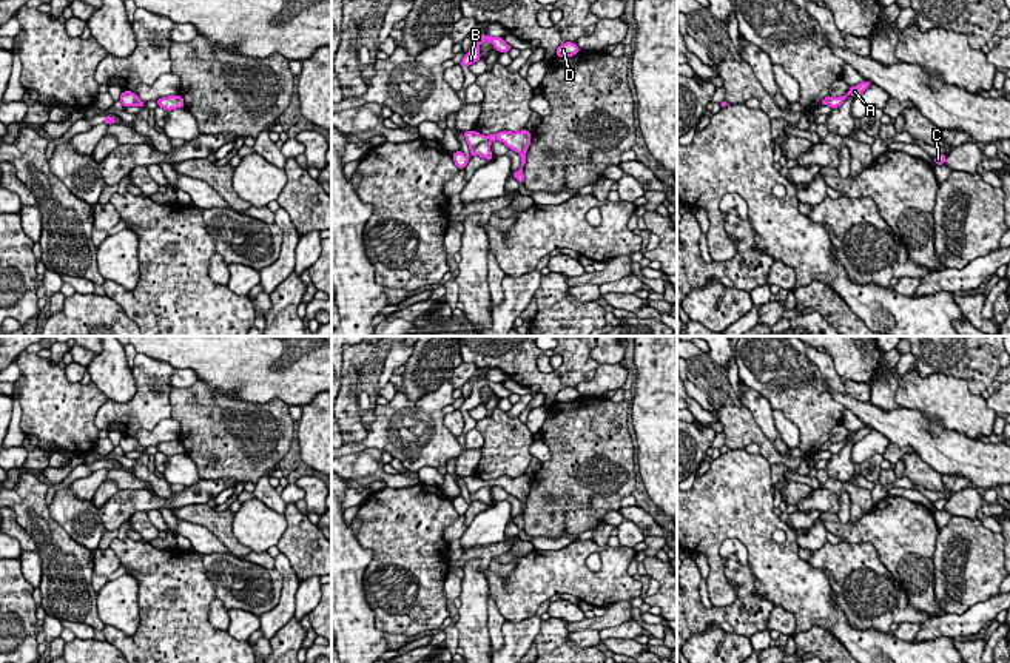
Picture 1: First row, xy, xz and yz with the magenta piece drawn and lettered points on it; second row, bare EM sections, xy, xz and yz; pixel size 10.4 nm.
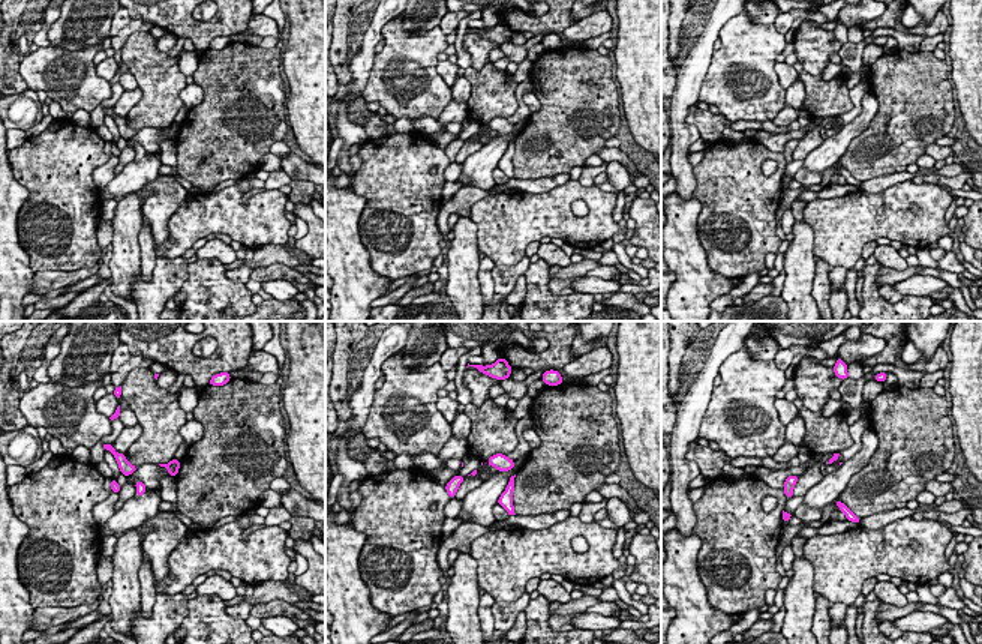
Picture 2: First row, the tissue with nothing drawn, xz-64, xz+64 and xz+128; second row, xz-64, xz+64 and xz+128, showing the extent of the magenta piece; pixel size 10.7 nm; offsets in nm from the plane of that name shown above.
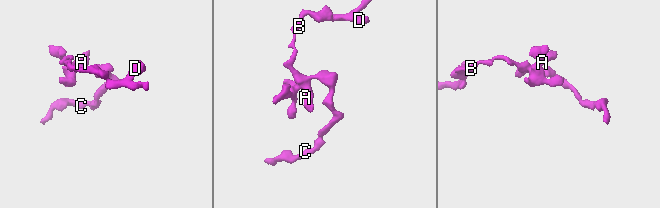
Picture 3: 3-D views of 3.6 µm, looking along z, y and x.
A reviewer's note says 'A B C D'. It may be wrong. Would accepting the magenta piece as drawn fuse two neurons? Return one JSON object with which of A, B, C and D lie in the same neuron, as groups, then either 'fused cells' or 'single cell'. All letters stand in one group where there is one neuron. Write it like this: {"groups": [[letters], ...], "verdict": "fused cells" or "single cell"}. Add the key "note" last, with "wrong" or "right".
{"groups": [["A"], ["B", "C", "D"]], "verdict": "fused cells", "note": "wrong"}

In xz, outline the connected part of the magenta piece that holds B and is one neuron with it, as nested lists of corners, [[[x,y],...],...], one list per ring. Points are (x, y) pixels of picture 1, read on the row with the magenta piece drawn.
[[[486,34],[476,35],[472,42],[470,51],[467,54],[464,54],[463,60],[460,62],[461,68],[481,60],[478,48],[486,40],[490,42],[493,45],[493,48],[501,54],[509,52],[512,49],[512,46],[507,45],[503,37],[490,37]]]

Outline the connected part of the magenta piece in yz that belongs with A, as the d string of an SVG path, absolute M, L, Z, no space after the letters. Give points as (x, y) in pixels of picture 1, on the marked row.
M864 80L862 83L859 83L859 85L856 85L856 86L850 86L850 89L848 89L848 93L847 93L845 96L831 99L831 100L828 102L828 105L830 105L833 109L834 109L834 108L839 108L850 94L853 94L853 96L856 97L856 96L862 94L862 93L864 93L868 86L871 86L871 85L873 85L871 82Z

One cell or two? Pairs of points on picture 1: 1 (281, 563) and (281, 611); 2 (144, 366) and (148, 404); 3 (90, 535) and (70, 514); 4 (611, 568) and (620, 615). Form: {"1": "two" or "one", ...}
{"1": "one", "2": "one", "3": "one", "4": "two"}

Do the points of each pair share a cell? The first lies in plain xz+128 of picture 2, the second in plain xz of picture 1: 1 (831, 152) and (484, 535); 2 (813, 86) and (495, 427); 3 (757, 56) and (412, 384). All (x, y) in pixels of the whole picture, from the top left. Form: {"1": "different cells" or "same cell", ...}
{"1": "same cell", "2": "same cell", "3": "different cells"}

